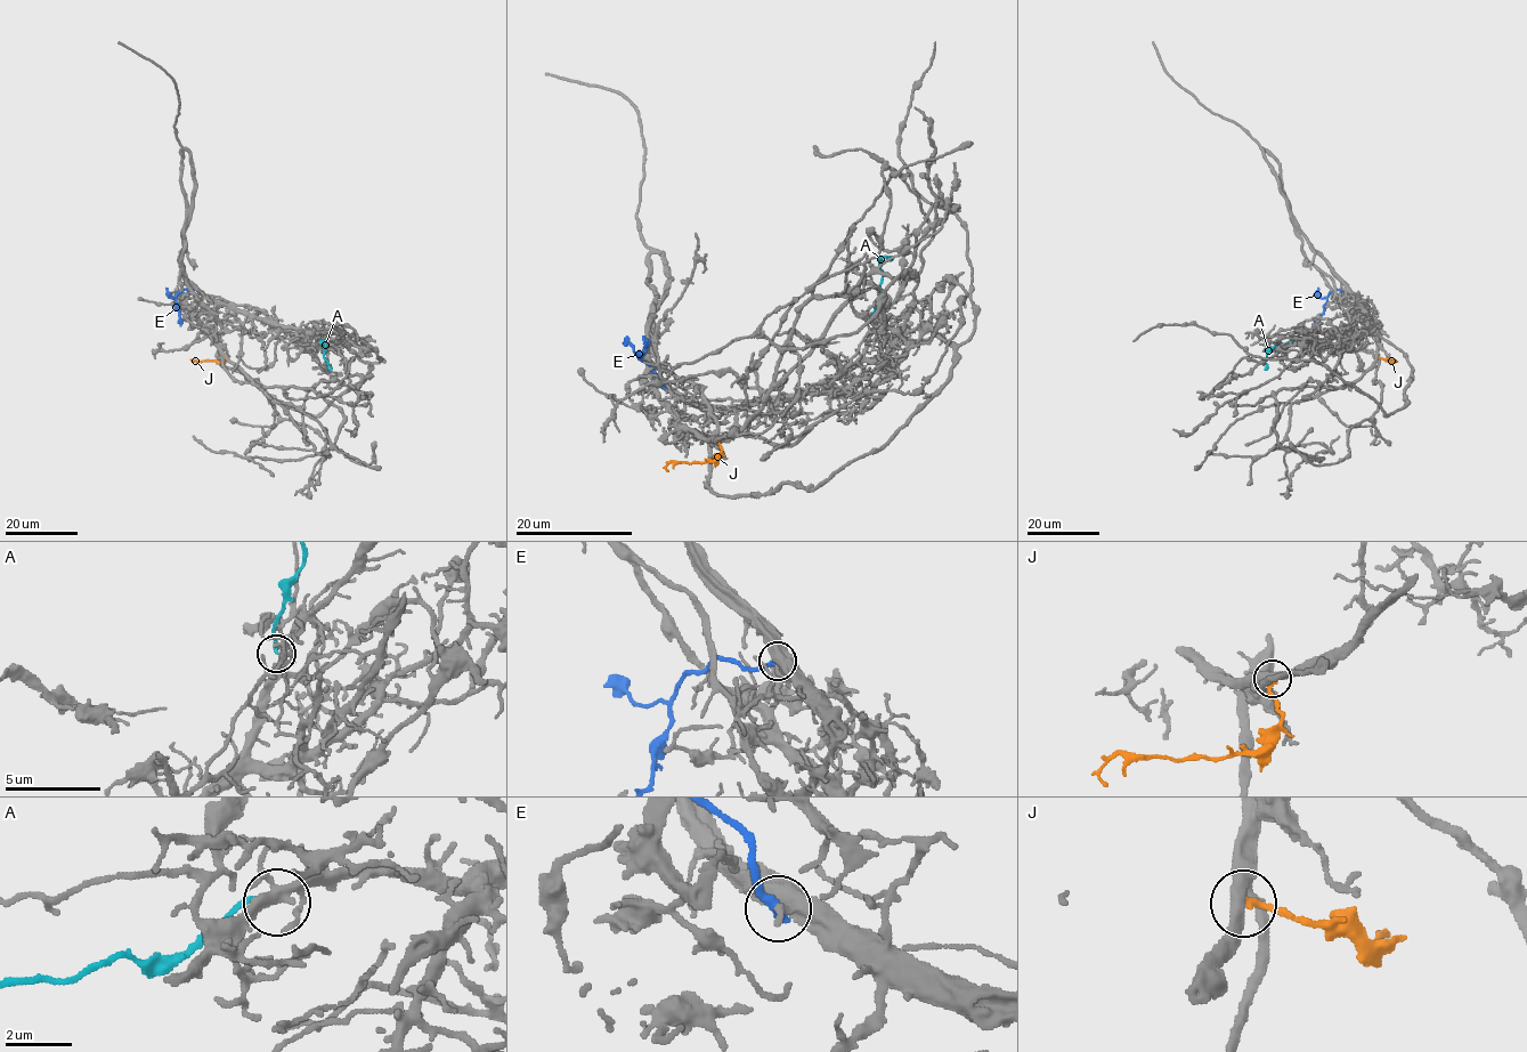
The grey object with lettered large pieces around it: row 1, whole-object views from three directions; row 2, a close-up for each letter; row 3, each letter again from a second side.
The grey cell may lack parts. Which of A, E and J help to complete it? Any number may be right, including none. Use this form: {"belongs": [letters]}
{"belongs": []}

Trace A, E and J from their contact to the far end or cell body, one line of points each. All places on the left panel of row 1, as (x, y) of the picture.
A: (318, 336), (324, 341), (323, 357), (331, 370)
E: (193, 289), (184, 289), (176, 296), (180, 325)
J: (225, 357), (221, 362), (194, 362)

